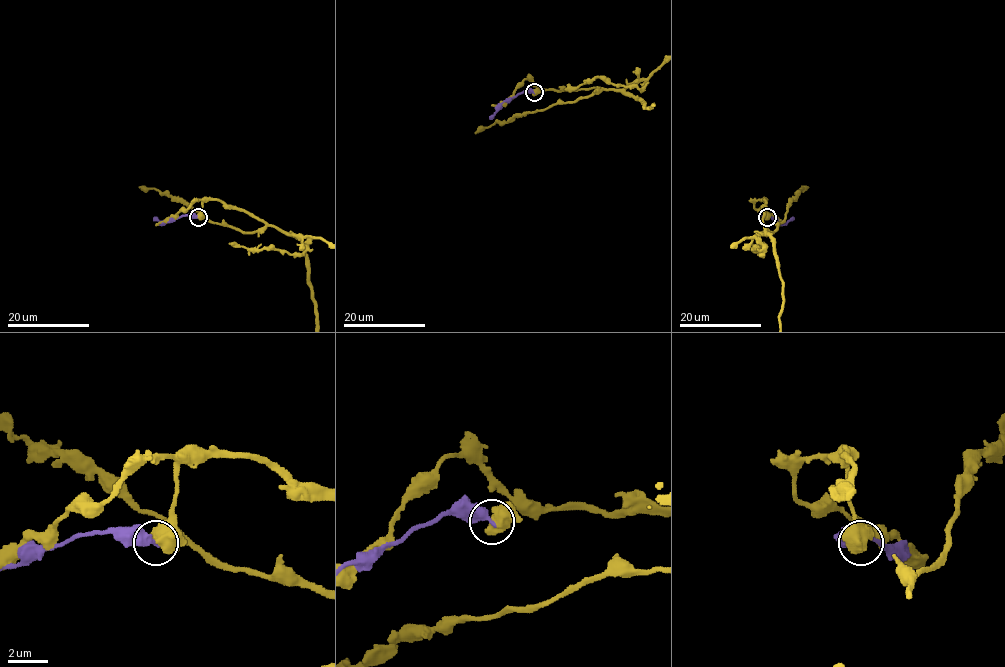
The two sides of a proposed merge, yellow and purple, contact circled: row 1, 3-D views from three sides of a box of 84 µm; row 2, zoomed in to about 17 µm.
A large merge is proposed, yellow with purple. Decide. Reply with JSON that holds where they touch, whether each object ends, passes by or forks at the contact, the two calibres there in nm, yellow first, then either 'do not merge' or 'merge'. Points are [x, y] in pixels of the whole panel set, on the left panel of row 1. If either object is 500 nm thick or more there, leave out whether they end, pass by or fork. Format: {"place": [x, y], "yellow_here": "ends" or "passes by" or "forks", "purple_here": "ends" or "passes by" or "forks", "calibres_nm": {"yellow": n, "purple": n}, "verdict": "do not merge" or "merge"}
{"place": [198, 217], "calibres_nm": {"yellow": 650, "purple": 400}, "verdict": "do not merge"}

